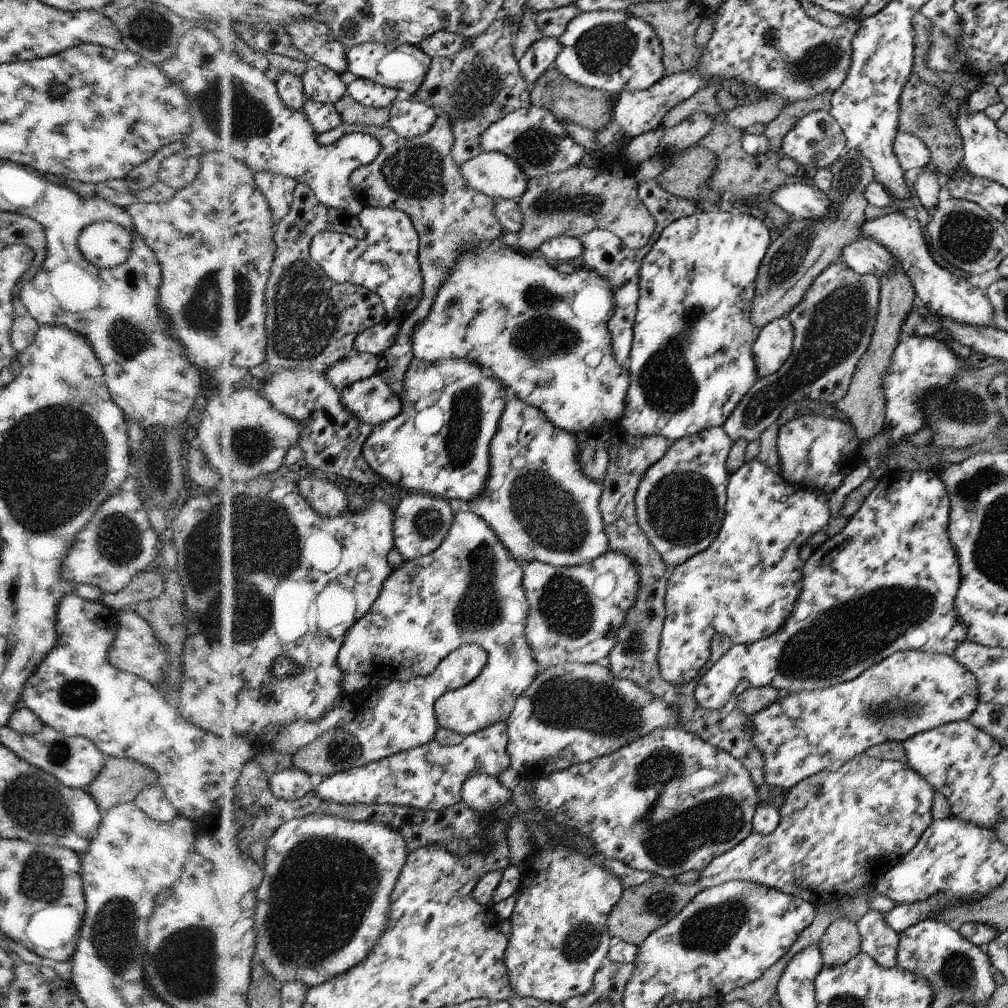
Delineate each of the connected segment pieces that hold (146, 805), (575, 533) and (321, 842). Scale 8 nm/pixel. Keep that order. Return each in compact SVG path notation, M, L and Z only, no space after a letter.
M160 786L150 787L139 792L133 803L159 823L171 823L178 816L176 808Z
M515 396L506 404L505 409L506 416L501 416L502 432L498 432L498 440L494 440L494 452L489 452L490 480L486 480L486 488L480 494L477 494L477 497L470 499L465 507L469 508L473 513L477 513L479 517L482 517L490 525L490 528L493 528L501 543L505 545L505 549L517 562L530 563L532 561L540 561L563 567L567 571L570 571L576 565L591 563L594 559L604 555L610 547L609 535L606 532L606 522L600 509L601 496L604 492L604 482L595 481L583 471L583 466L579 463L581 442L578 440L578 433L558 428L541 409L523 401L520 397Z
M312 813L281 826L260 852L267 875L258 893L261 900L257 908L258 946L257 954L255 955L256 961L262 961L284 985L290 981L300 979L309 990L313 986L325 983L328 979L332 980L335 976L351 971L351 968L365 961L389 927L393 894L401 878L402 871L405 870L406 864L409 863L409 842L403 832L386 823L355 821L350 820L348 817Z

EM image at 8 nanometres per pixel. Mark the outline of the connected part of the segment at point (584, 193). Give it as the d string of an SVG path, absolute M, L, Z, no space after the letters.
M577 162L573 167L565 171L555 172L544 176L528 179L526 192L517 201L520 212L523 216L522 230L512 235L511 245L520 251L528 253L538 253L542 244L558 237L574 236L583 237L594 229L606 229L617 234L630 248L639 249L648 244L653 235L656 223L651 212L640 202L639 192L636 192L636 180L632 176L614 176L614 174L604 174L596 172L594 167Z

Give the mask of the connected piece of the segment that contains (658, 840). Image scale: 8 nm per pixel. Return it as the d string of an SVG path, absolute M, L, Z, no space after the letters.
M680 726L657 729L650 735L638 739L612 754L604 755L600 759L592 759L590 762L575 764L567 769L538 776L538 780L533 782L531 791L535 794L539 815L546 815L554 819L561 827L570 827L583 835L589 836L595 844L596 854L600 854L611 861L623 860L633 869L648 870L648 872L654 872L654 875L662 872L662 876L666 876L666 878L670 878L670 876L676 878L676 876L690 872L690 870L701 871L708 867L717 856L724 855L726 851L730 851L737 844L744 842L744 838L751 835L752 816L756 814L756 804L758 804L758 794L756 794L754 780L749 769L741 761L736 760L733 753L719 749L710 744L709 741L702 740L696 733L685 731Z

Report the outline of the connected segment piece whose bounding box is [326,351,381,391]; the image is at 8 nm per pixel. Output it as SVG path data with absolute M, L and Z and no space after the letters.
M354 351L350 357L337 362L326 372L331 383L343 391L358 381L380 374L381 360L372 353Z

